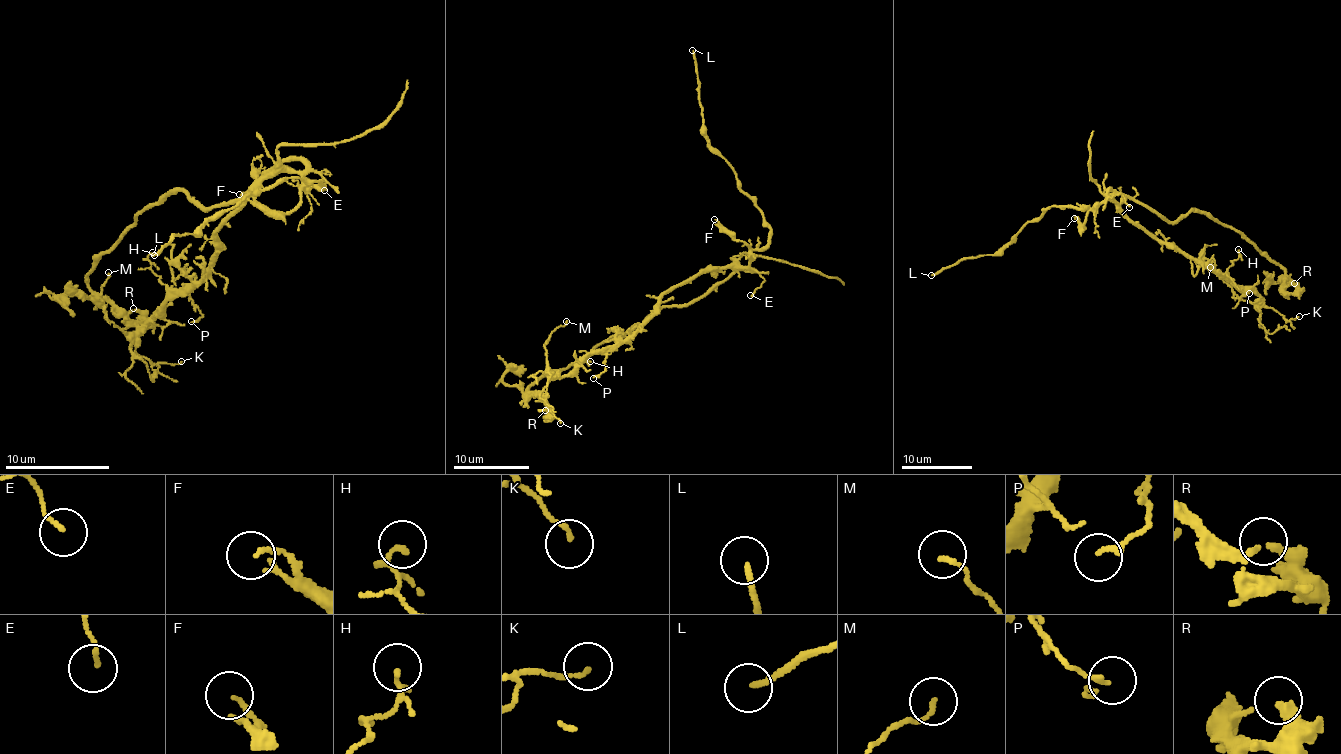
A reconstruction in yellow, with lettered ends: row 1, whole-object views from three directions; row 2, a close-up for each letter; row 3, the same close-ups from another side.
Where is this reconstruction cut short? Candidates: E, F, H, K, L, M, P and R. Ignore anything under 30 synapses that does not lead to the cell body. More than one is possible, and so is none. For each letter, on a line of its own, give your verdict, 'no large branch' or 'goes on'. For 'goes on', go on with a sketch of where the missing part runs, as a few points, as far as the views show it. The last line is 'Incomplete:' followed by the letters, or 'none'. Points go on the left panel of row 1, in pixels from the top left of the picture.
E: no large branch
F: no large branch
H: no large branch
K: no large branch
L: no large branch
M: no large branch
P: no large branch
R: no large branch
Incomplete: none

